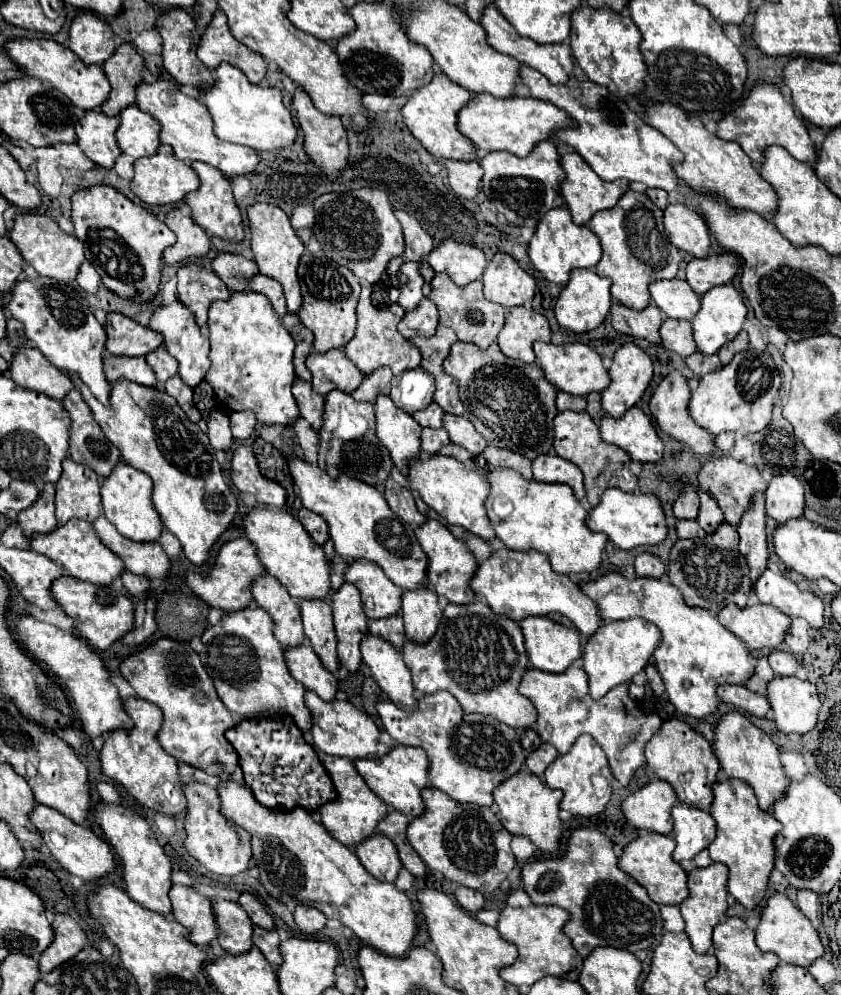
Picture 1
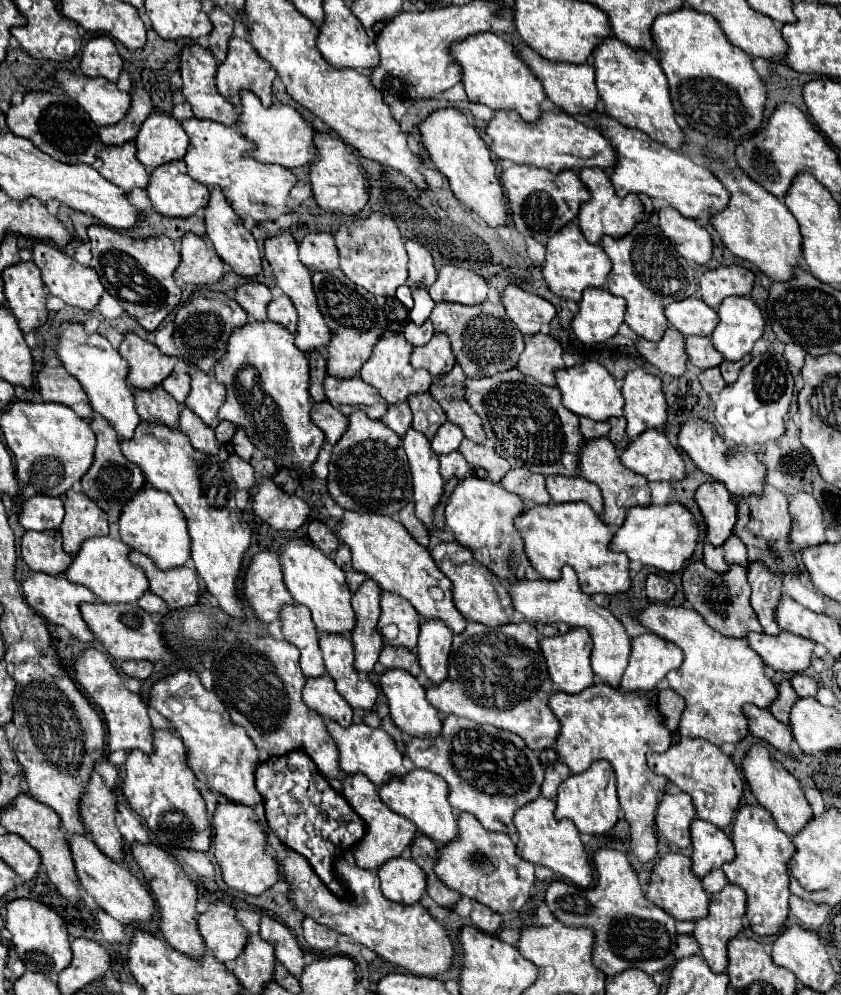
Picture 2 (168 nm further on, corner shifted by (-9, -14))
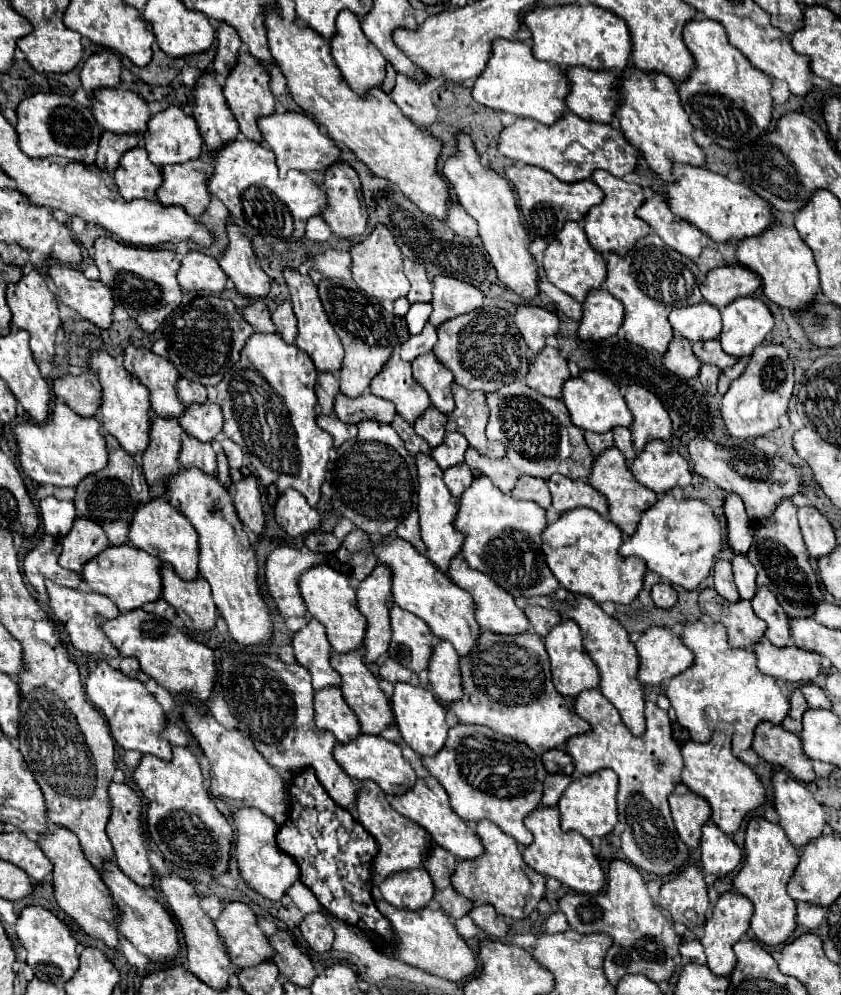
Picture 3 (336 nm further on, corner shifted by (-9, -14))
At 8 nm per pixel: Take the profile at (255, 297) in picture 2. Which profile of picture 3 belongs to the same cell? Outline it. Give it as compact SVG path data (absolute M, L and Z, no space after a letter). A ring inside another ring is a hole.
M255 300L251 306L243 308L243 318L255 328L255 332L275 332L265 300Z

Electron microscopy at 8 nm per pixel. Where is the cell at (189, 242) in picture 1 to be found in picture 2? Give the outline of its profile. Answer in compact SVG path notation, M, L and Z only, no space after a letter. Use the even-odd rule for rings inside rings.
M185 234L181 242L181 264L175 270L175 278L185 284L207 286L215 284L225 274L225 262L207 248L205 240L195 234Z

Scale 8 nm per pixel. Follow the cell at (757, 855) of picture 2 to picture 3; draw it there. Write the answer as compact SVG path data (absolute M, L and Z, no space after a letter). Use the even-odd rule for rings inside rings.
M761 816L749 820L745 830L745 860L737 876L733 878L733 886L739 894L747 896L753 902L753 918L751 930L757 940L767 946L777 946L787 942L791 932L795 930L795 900L787 894L787 882L799 862L797 848L787 840L783 828L773 824Z

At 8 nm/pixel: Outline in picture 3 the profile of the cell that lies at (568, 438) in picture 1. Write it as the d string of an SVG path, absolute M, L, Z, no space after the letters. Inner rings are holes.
M613 446L613 448L607 448L603 452L603 456L597 456L595 462L593 462L593 468L591 468L591 476L589 476L589 482L595 490L599 490L607 500L609 500L609 514L611 514L611 520L621 528L623 536L631 536L637 528L637 522L639 522L639 516L643 510L647 510L649 506L653 506L657 502L657 496L653 490L641 486L633 474L629 472L627 468L627 462L625 462L625 456Z

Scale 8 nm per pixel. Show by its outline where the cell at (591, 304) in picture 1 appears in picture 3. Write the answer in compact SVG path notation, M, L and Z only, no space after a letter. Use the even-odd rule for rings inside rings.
M591 290L583 304L583 318L579 322L581 340L603 340L617 334L623 322L625 308L607 290Z

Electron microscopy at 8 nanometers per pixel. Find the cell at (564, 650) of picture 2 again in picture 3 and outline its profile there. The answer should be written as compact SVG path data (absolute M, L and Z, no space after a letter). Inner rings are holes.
M565 620L557 624L545 638L545 648L551 660L551 672L553 672L553 684L557 684L557 690L563 696L575 698L583 690L591 690L599 686L599 672L595 664L591 662L585 646L583 646L583 636L579 626L573 620Z

